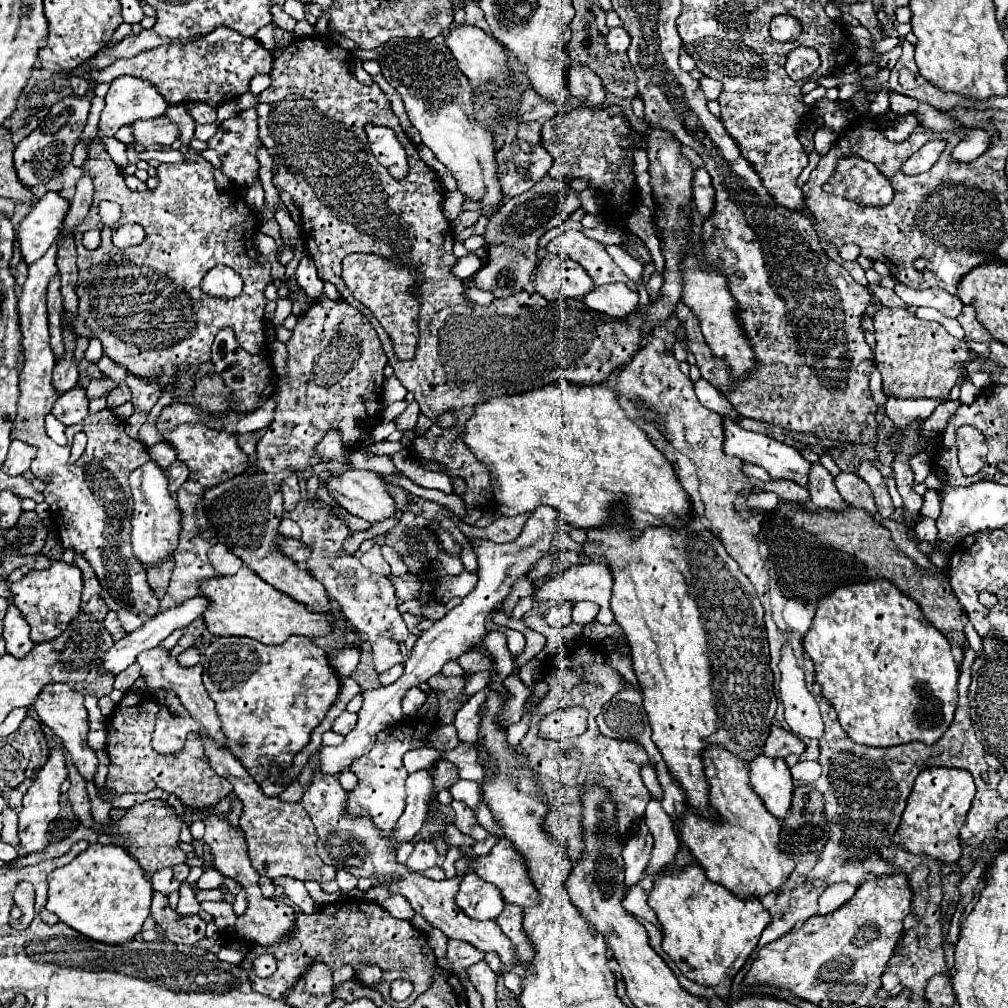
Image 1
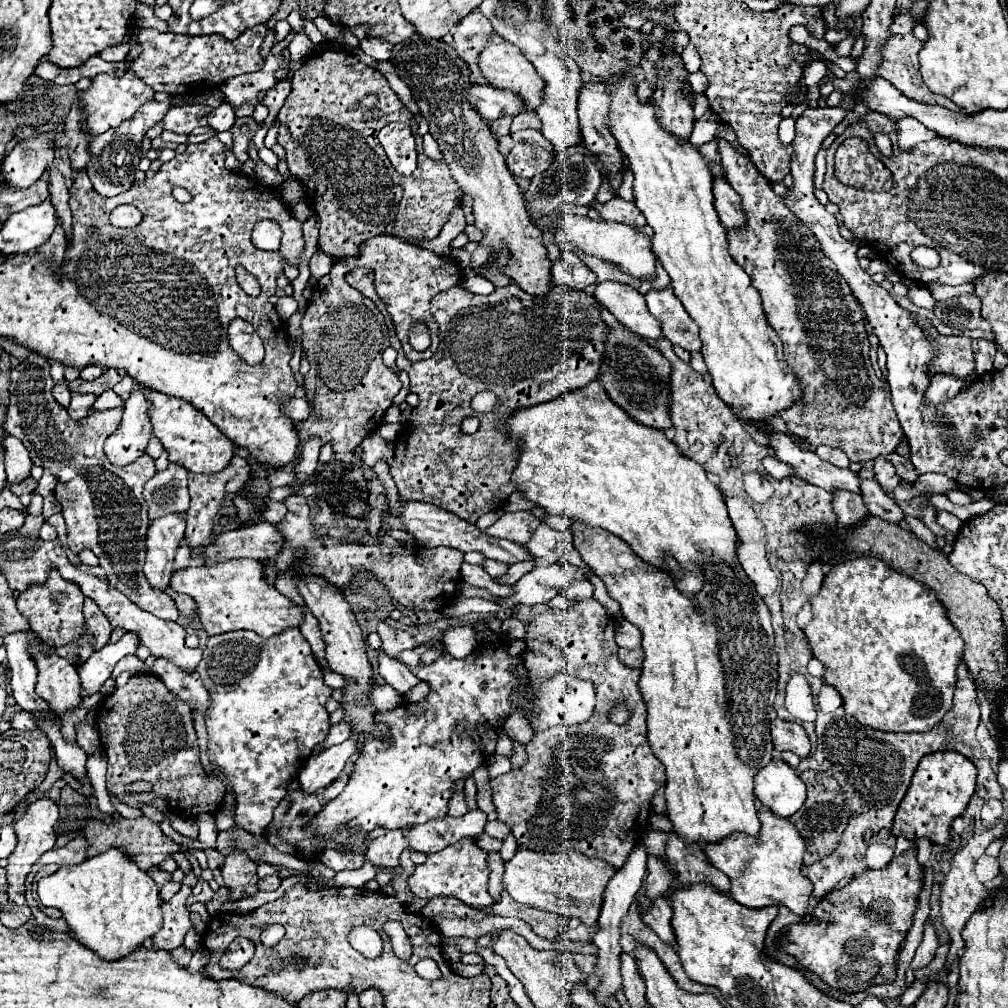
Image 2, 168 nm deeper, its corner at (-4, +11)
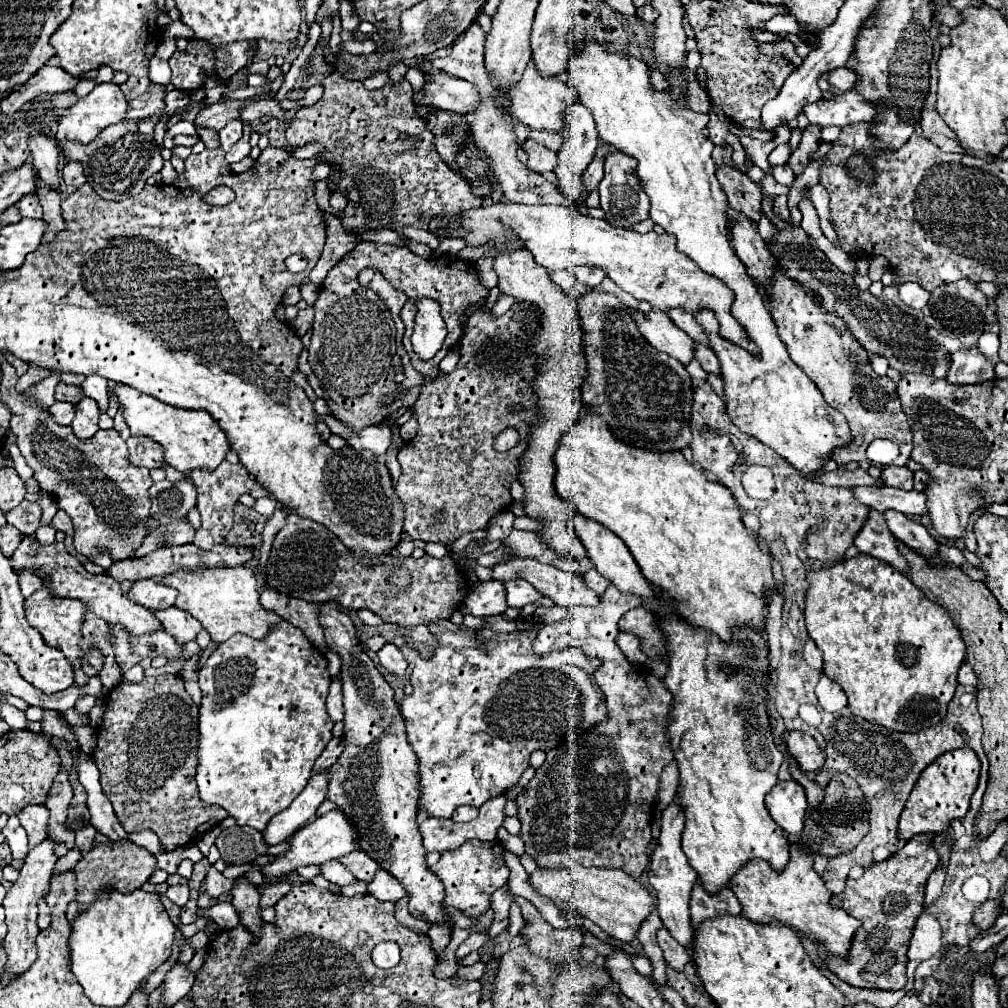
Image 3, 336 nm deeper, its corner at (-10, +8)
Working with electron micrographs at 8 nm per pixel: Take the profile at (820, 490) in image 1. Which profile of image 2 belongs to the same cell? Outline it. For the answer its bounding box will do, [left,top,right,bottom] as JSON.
[834,490,868,530]

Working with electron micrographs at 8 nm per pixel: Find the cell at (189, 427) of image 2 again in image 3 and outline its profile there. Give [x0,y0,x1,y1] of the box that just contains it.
[114,385,230,475]

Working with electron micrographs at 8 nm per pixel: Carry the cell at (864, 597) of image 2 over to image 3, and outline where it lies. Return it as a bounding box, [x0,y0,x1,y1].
[806,553,966,733]

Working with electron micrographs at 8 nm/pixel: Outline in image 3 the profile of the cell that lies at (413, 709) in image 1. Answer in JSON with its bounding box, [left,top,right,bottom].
[378,643,408,677]

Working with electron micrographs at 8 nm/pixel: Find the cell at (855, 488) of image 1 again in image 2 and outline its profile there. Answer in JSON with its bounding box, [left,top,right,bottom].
[860,480,904,524]

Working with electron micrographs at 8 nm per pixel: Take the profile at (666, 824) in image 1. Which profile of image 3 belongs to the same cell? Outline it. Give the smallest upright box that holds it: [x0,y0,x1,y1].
[638,909,666,983]

